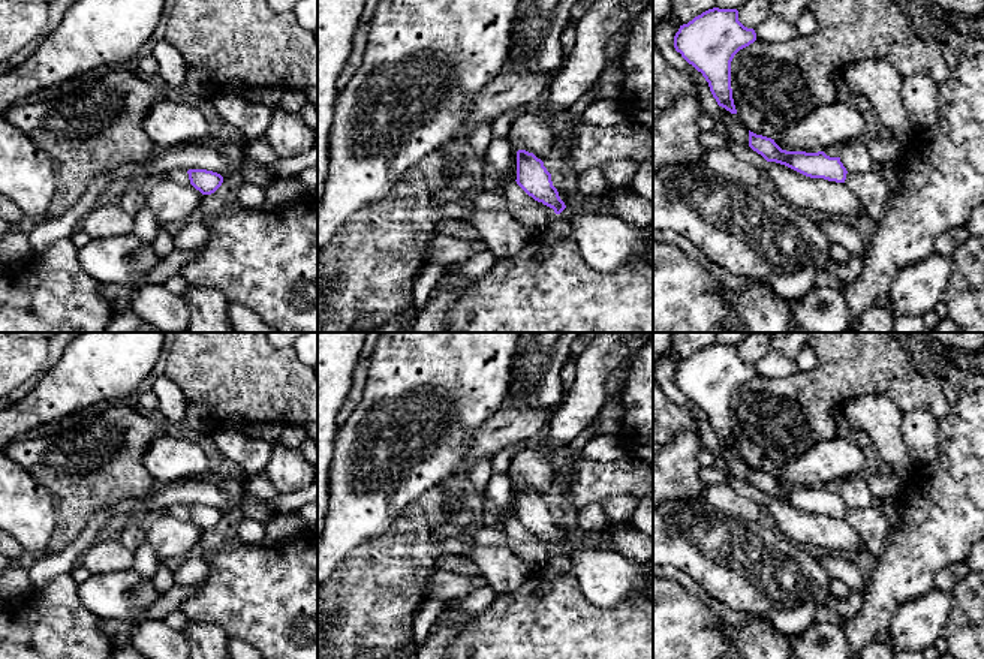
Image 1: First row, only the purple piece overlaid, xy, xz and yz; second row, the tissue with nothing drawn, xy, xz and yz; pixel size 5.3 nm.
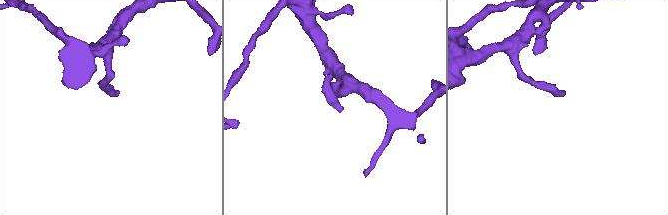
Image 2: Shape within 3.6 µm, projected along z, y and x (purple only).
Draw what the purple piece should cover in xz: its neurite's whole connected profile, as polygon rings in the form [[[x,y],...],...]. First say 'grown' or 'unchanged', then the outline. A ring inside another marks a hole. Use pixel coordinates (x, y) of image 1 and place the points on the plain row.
grown; [[[517,487],[515,517],[535,536],[569,556],[581,593],[593,607],[616,608],[631,596],[652,601],[644,563],[616,550],[599,550],[580,541],[566,542],[553,521],[551,509],[533,488]]]

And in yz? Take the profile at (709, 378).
unchanged; [[[713,343],[680,361],[674,383],[702,409],[717,440],[737,449],[731,424],[734,391],[753,379],[756,368],[738,356],[737,344]]]

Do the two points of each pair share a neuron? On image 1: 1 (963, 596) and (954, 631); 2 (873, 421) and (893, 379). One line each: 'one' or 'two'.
1: one
2: two

